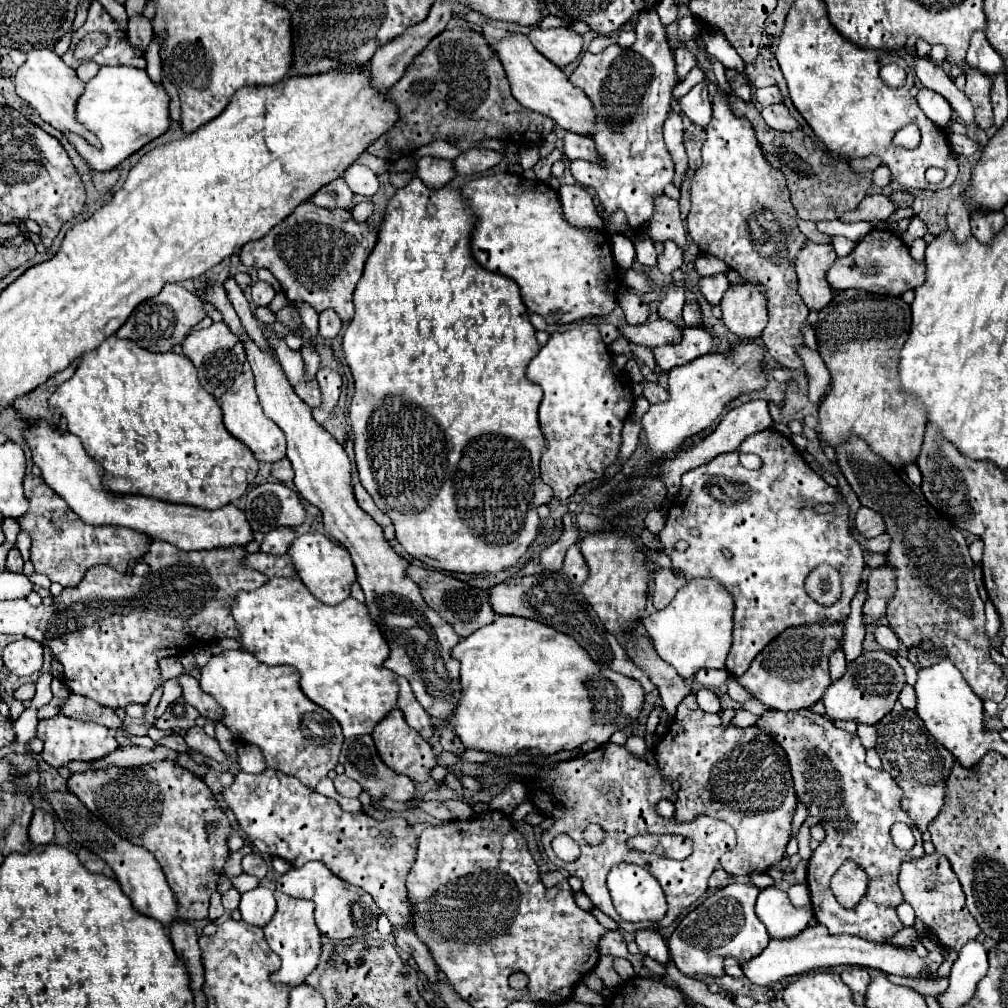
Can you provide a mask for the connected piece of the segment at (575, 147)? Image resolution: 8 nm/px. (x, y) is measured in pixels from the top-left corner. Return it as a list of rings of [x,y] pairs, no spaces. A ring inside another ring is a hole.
[[[568,133],[564,137],[564,155],[570,161],[574,161],[574,159],[586,159],[586,161],[604,165],[600,161],[600,157],[598,157],[594,141],[590,137],[582,137],[582,135],[576,135],[576,133]]]

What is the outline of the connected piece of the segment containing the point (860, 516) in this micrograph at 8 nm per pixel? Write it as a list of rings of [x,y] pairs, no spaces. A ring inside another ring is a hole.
[[[860,507],[856,513],[856,529],[860,531],[860,535],[864,535],[866,539],[878,537],[882,535],[884,529],[884,519],[880,517],[880,513],[868,509],[868,507]]]

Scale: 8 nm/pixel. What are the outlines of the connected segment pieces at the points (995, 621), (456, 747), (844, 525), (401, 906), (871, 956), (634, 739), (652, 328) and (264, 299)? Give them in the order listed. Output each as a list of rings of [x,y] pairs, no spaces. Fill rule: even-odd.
[[[986,601],[986,633],[988,637],[992,639],[994,635],[998,635],[998,629],[1000,629],[1000,619],[998,619],[998,613],[994,609],[994,605],[990,601]]]
[[[432,719],[432,723],[434,723],[434,727],[436,727],[436,733],[440,733],[440,743],[442,743],[444,751],[450,751],[450,753],[454,753],[454,755],[462,755],[462,753],[466,751],[464,745],[460,745],[458,737],[452,733],[452,729],[448,729],[448,727],[438,727],[438,725],[440,725],[438,719]]]
[[[768,429],[768,431],[760,431],[760,433],[756,433],[756,435],[750,435],[750,437],[740,445],[738,451],[726,453],[726,455],[718,455],[718,457],[712,459],[710,463],[706,463],[706,465],[702,465],[702,467],[698,467],[698,469],[692,469],[692,471],[688,471],[688,473],[682,475],[682,489],[680,489],[680,493],[678,493],[678,501],[676,501],[674,507],[670,509],[666,527],[664,527],[664,529],[660,531],[660,535],[658,535],[660,541],[662,541],[664,547],[666,547],[666,555],[668,555],[668,557],[672,559],[672,563],[674,563],[674,569],[660,569],[660,571],[654,575],[654,607],[656,607],[656,609],[664,609],[664,607],[674,599],[676,591],[684,585],[684,579],[690,581],[692,577],[712,577],[712,579],[724,583],[726,589],[734,595],[734,603],[736,603],[736,609],[734,609],[734,643],[732,643],[732,649],[730,649],[730,655],[728,655],[728,661],[726,661],[726,669],[728,669],[728,673],[740,677],[740,673],[746,673],[746,671],[748,671],[750,661],[752,661],[778,633],[782,633],[784,629],[796,627],[796,625],[808,625],[808,623],[822,623],[822,621],[844,621],[844,619],[850,615],[850,601],[852,601],[852,597],[854,597],[854,593],[856,593],[856,589],[858,589],[858,583],[860,583],[862,571],[864,571],[864,551],[862,551],[862,545],[852,537],[850,519],[848,519],[850,513],[848,513],[848,511],[850,511],[850,507],[848,507],[846,499],[844,499],[834,487],[830,487],[822,477],[818,477],[816,471],[812,471],[812,467],[804,461],[804,457],[800,455],[800,451],[794,447],[794,443],[792,443],[788,437],[784,437],[782,433],[778,433],[778,431],[774,431],[774,429],[772,429],[772,431]],[[740,453],[756,453],[756,455],[762,459],[762,467],[760,467],[758,471],[748,471],[746,467],[740,465],[740,459],[738,459]],[[818,503],[832,503],[836,509],[834,509],[834,513],[816,515],[812,509],[814,509],[814,505],[818,505]],[[678,541],[686,541],[686,543],[688,543],[688,549],[686,549],[686,551],[676,551],[676,549],[674,549],[674,543],[678,543]],[[820,563],[828,563],[828,565],[836,567],[836,569],[840,571],[840,575],[842,575],[844,601],[840,601],[840,603],[836,603],[836,605],[832,605],[832,607],[822,607],[822,605],[814,603],[814,599],[810,599],[810,597],[806,595],[806,591],[804,591],[804,581],[806,581],[808,573],[810,573],[816,565],[820,565]],[[676,571],[682,573],[682,579],[676,575]]]
[[[266,769],[264,773],[256,775],[240,771],[234,783],[224,789],[224,801],[234,811],[240,827],[246,831],[246,835],[250,837],[254,847],[258,847],[260,853],[282,857],[292,867],[300,867],[308,861],[320,861],[340,879],[356,887],[362,887],[366,893],[370,893],[380,911],[390,919],[392,927],[414,927],[414,911],[412,911],[414,905],[406,895],[404,881],[410,867],[414,865],[416,833],[404,817],[390,817],[386,821],[376,821],[368,817],[364,811],[346,813],[338,805],[338,801],[328,799],[316,793],[314,789],[308,789],[296,777],[278,773],[274,769]]]
[[[814,923],[804,929],[804,933],[796,937],[788,937],[786,941],[770,941],[768,947],[758,955],[752,957],[752,961],[744,961],[742,971],[752,983],[760,986],[769,985],[786,977],[794,977],[800,973],[806,973],[810,969],[818,967],[836,967],[836,965],[858,965],[858,967],[872,967],[880,969],[884,973],[892,975],[904,975],[904,977],[928,977],[936,979],[936,971],[942,963],[932,963],[928,959],[918,957],[914,951],[908,953],[904,947],[896,947],[892,943],[872,943],[864,941],[862,937],[852,935],[830,935],[824,925]]]
[[[630,735],[626,747],[630,749],[632,755],[638,755],[638,757],[640,757],[640,755],[644,757],[646,751],[648,751],[648,749],[646,749],[646,743],[644,743],[644,737],[640,737],[640,735]]]
[[[664,319],[646,321],[642,325],[624,325],[620,327],[620,333],[632,343],[646,345],[652,349],[654,345],[676,345],[680,343],[682,337],[682,329],[672,325],[672,321],[664,321]]]
[[[258,281],[256,285],[252,285],[252,301],[256,305],[270,305],[274,295],[276,295],[276,291],[272,289],[272,285],[268,285],[264,281]]]

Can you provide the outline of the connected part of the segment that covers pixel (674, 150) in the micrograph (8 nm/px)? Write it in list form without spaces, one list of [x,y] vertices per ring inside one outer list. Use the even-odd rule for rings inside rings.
[[[670,111],[666,123],[664,123],[664,139],[666,139],[666,147],[672,155],[674,161],[674,185],[680,189],[686,177],[686,169],[688,169],[688,155],[682,143],[682,117],[676,115],[674,111]]]

